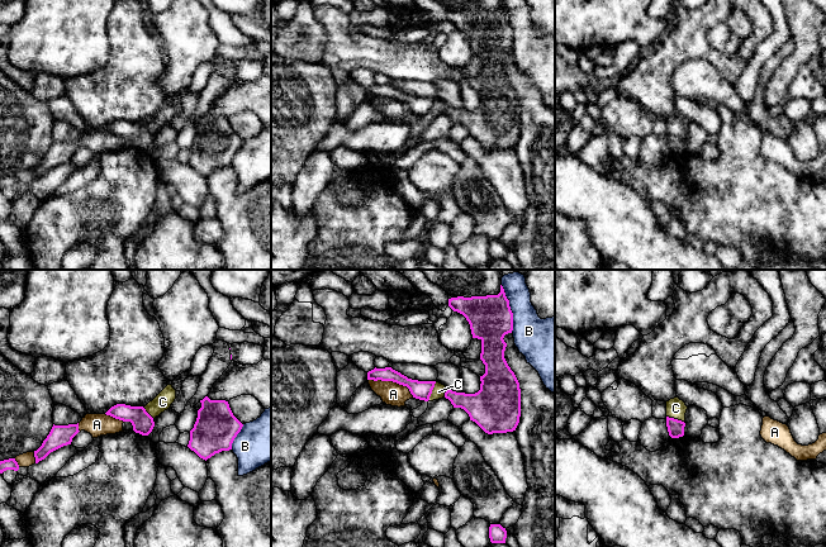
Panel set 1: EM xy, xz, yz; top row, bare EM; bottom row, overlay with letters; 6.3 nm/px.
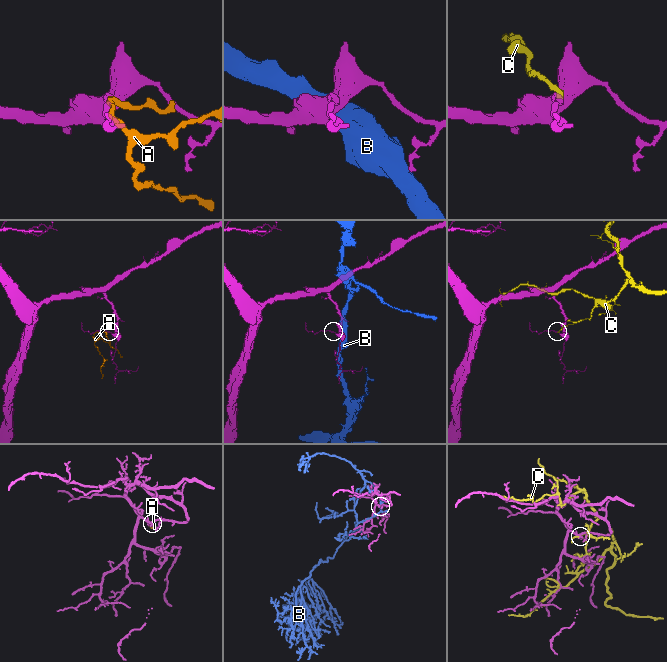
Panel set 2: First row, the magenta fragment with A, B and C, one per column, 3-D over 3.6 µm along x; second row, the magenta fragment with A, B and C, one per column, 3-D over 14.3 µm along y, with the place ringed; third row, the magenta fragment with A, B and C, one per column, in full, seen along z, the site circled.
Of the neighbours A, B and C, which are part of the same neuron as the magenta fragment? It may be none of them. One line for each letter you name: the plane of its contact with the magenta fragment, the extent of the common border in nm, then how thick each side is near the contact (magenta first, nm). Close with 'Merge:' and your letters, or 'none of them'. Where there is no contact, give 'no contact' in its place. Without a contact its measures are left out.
Merge: none of them

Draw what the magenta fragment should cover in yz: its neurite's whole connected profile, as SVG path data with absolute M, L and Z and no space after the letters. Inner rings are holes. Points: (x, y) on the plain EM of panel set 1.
M666 133L666 143L671 154L679 154L684 152L684 138Z

